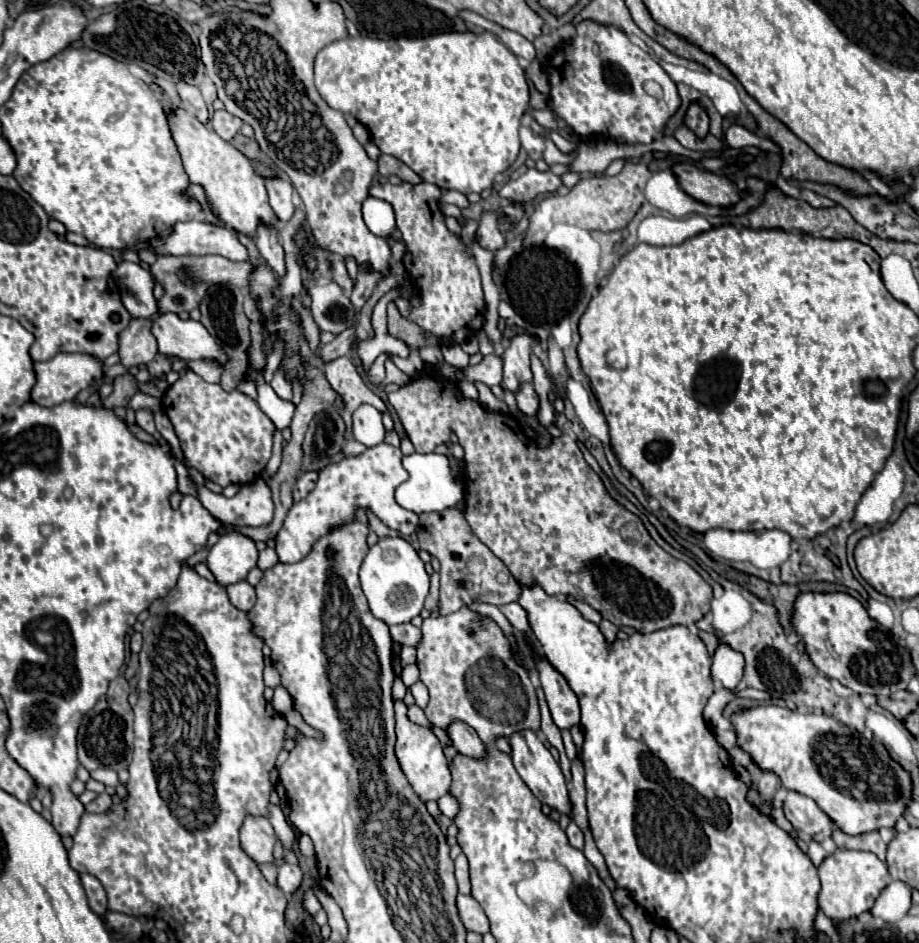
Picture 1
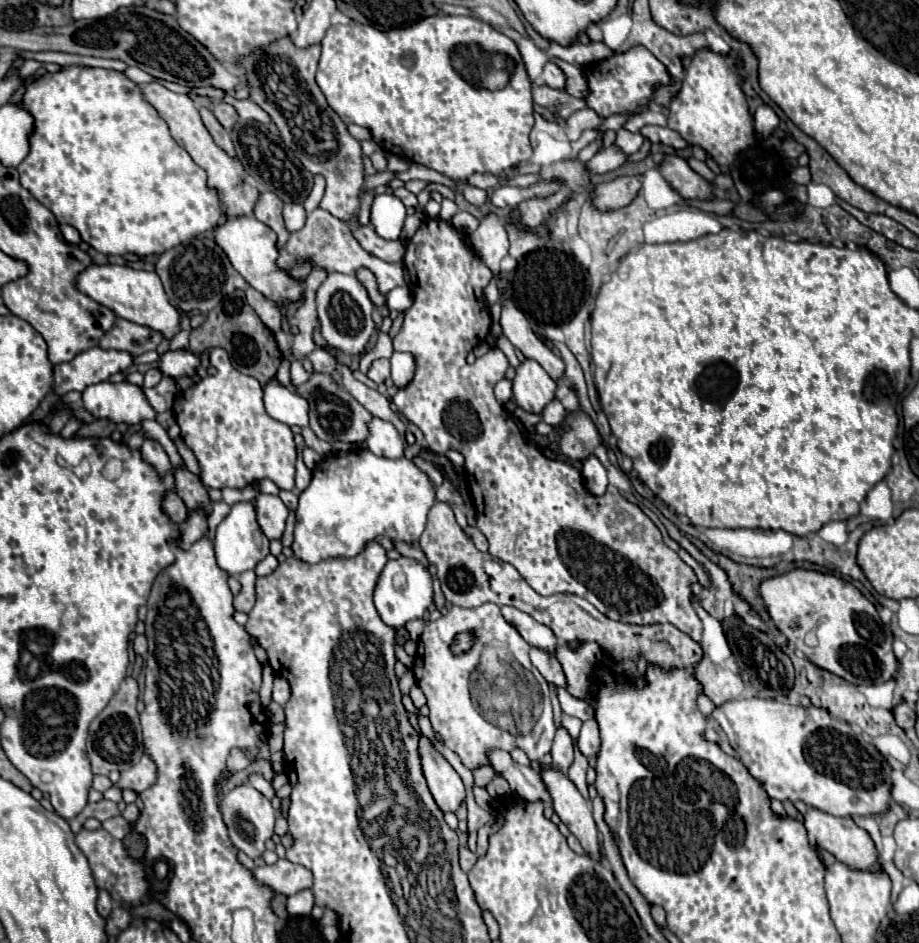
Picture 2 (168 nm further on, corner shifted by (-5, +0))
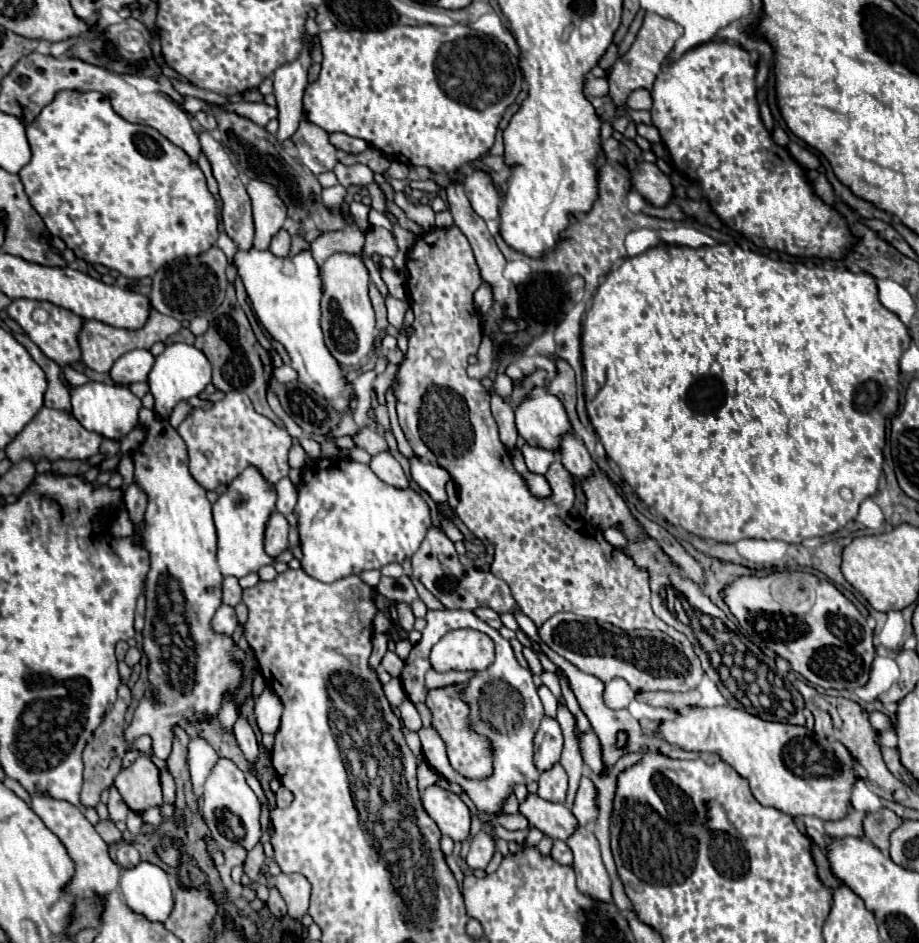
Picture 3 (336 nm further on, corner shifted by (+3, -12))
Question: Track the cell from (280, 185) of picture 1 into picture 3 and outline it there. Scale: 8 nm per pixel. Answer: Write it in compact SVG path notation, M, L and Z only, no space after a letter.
M282 228L282 230L272 238L270 252L272 252L272 254L276 254L276 256L288 256L290 246L292 246L292 236Z

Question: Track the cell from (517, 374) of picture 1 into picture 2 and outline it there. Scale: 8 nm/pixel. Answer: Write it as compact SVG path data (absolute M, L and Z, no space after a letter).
M534 360L520 364L514 376L514 402L526 412L542 414L542 410L556 400L556 382Z

